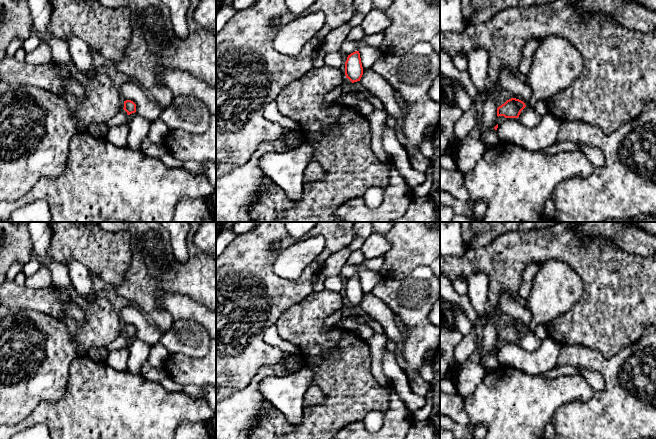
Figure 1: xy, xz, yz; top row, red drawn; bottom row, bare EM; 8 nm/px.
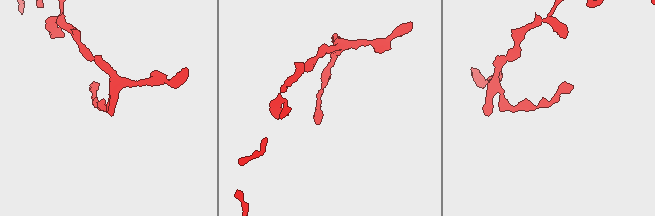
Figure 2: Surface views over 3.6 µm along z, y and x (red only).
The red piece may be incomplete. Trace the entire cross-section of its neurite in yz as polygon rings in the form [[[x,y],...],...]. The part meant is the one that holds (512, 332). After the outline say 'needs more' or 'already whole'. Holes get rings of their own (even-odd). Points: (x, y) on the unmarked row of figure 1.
[[[511,322],[497,332],[497,340],[504,340],[505,342],[518,342],[525,331],[526,329],[523,325]]]; already whole

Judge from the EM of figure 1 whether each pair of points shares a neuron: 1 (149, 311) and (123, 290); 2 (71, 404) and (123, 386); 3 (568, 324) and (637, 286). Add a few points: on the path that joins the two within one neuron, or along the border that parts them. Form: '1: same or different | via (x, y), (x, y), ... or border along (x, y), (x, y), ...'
1: same | via (144, 304), (130, 290)
2: same | via (84, 404), (105, 404), (110, 399)
3: same | via (585, 324), (603, 319), (620, 302)

